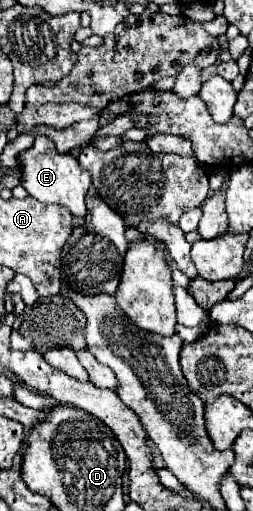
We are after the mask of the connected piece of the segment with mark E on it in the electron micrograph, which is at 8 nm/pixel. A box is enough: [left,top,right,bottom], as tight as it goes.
[19,135,91,217]

